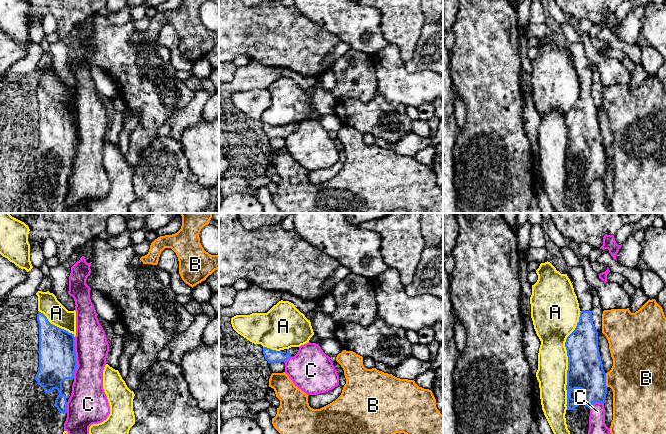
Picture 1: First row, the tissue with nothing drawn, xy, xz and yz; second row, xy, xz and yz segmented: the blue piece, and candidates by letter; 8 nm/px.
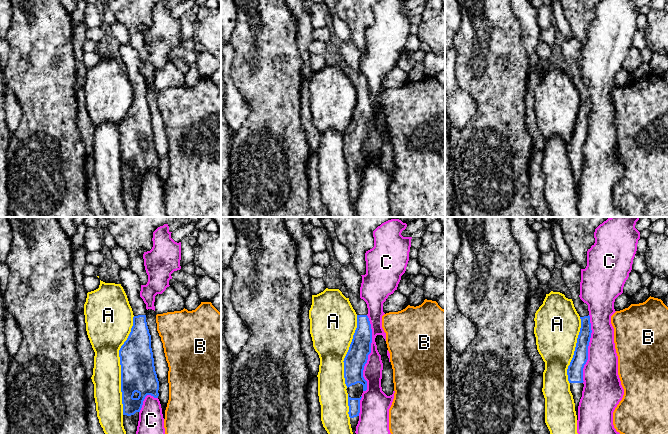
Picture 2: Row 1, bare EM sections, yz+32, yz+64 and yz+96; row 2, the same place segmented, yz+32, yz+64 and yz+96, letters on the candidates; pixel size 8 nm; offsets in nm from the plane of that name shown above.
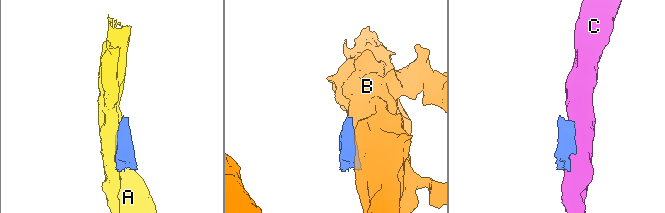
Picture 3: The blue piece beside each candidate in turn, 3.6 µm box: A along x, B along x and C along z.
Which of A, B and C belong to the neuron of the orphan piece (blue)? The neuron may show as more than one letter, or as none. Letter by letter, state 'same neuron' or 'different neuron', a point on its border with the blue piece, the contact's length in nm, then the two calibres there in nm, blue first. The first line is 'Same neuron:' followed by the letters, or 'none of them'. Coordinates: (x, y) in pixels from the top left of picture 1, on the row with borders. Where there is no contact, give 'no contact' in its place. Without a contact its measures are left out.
Same neuron: none of them
A: different neuron; meets blue in yz at (568, 360); contact 800 nm long; 280 nm thick on the blue side, 240 nm on the other
B: different neuron; meets blue in yz at (605, 380); contact 110 nm long; 280 nm thick on the blue side, 440 nm on the other
C: different neuron; meets blue in xy at (75, 358); contact 340 nm long; 300 nm thick on the blue side, 280 nm on the other

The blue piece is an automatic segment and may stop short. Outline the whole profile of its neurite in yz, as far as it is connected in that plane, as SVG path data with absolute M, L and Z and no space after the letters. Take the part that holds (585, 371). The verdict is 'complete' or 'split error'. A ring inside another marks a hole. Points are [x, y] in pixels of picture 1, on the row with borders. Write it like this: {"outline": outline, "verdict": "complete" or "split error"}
{"outline": "M581 266L568 267L569 277L580 308L579 322L575 330L567 337L565 347L568 356L567 370L567 410L565 414L567 428L570 434L588 434L590 407L595 403L605 403L607 386L606 373L603 369L598 347L598 332L592 320L593 297L590 285L585 278L585 271Z", "verdict": "split error"}

